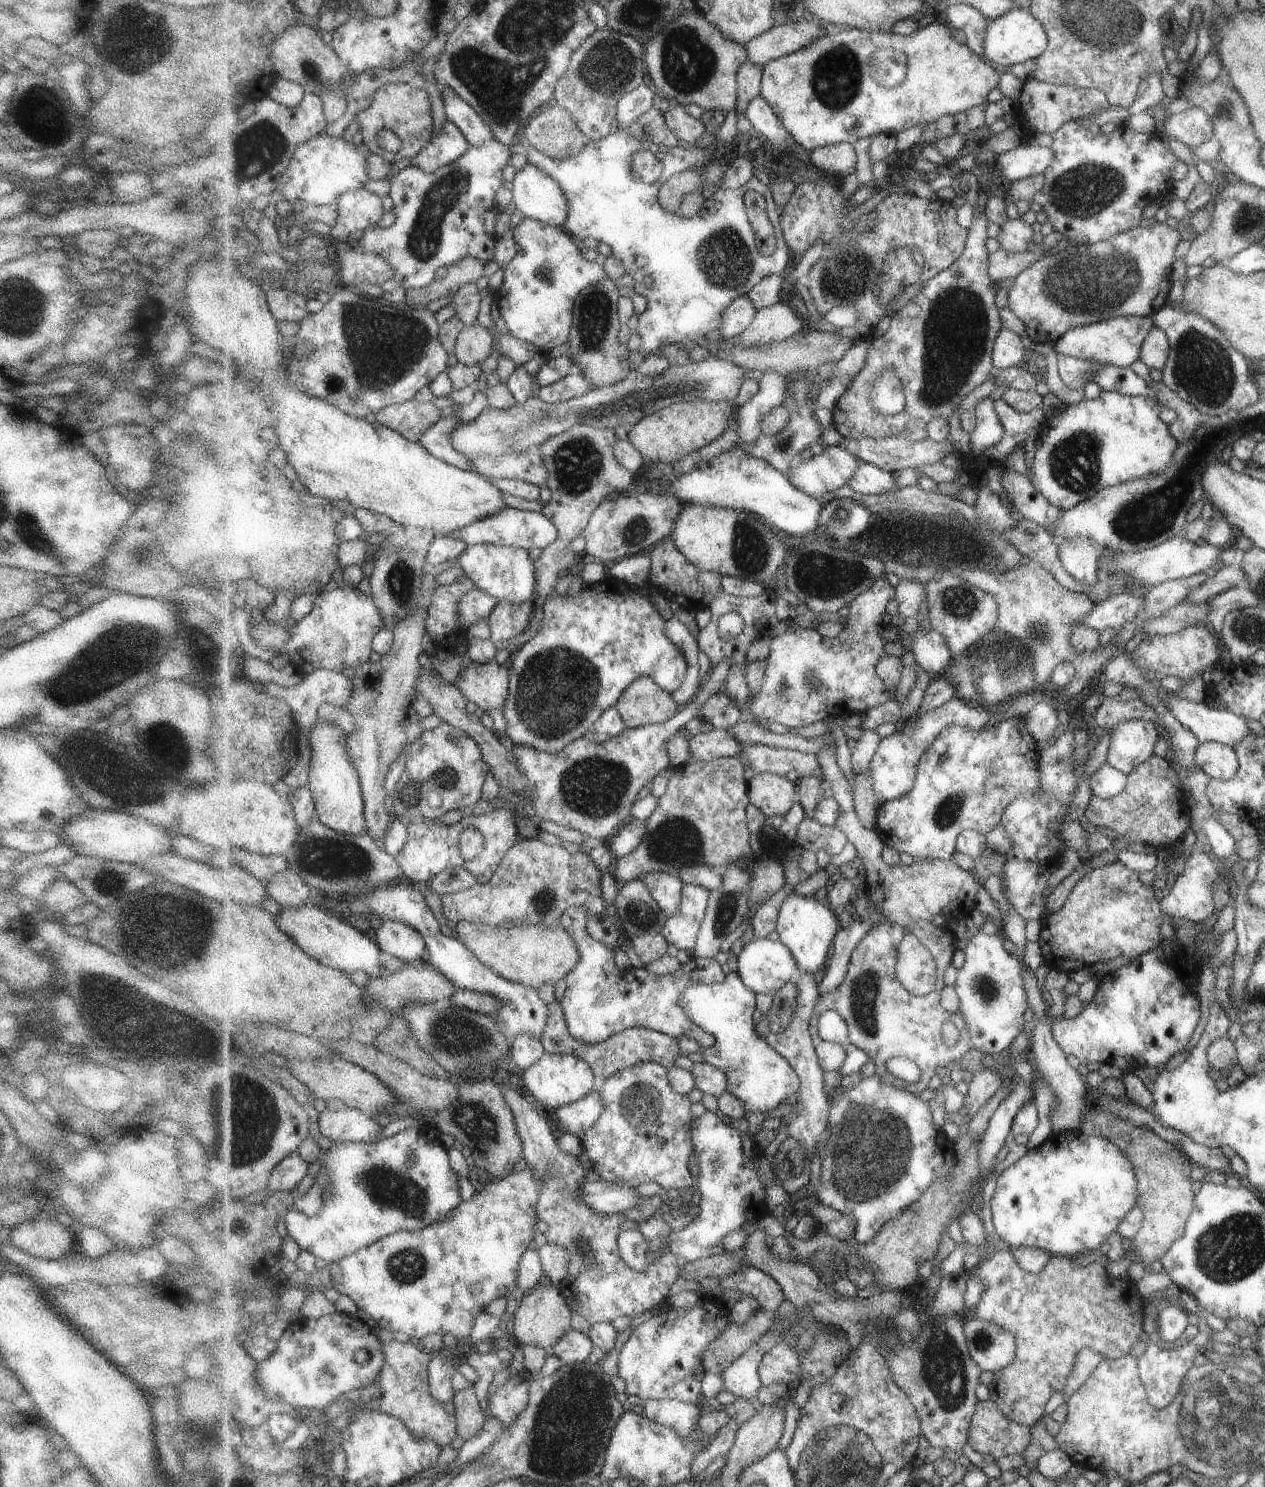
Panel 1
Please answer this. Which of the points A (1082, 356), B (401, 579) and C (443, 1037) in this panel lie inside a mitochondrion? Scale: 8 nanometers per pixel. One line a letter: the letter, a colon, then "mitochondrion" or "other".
A: other
B: mitochondrion
C: mitochondrion

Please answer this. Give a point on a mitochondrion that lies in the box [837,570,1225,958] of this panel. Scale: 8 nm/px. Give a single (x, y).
(998, 657)

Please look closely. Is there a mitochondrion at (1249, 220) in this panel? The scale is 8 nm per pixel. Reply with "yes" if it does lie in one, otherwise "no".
yes

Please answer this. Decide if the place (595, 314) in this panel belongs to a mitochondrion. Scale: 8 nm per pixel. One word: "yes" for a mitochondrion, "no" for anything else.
yes

